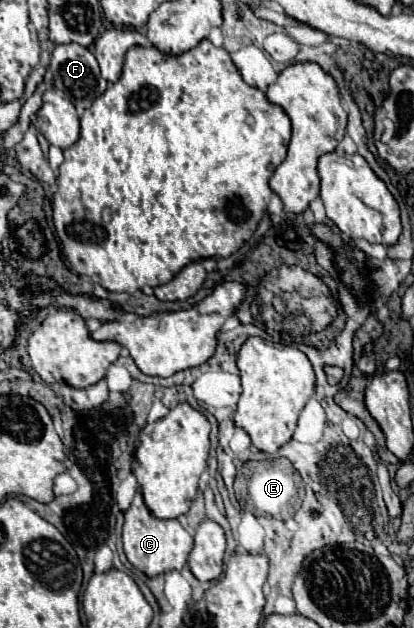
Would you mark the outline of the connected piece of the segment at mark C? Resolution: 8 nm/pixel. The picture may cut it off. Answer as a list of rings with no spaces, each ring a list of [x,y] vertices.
[[[136,492],[136,498],[134,498],[130,510],[126,510],[124,516],[126,516],[124,532],[122,532],[124,554],[134,568],[144,572],[148,578],[156,578],[160,574],[166,574],[170,570],[182,570],[186,566],[186,560],[188,560],[188,554],[192,552],[194,540],[180,526],[178,520],[158,520],[158,518],[154,518],[148,512],[148,508],[144,506],[140,492]]]

